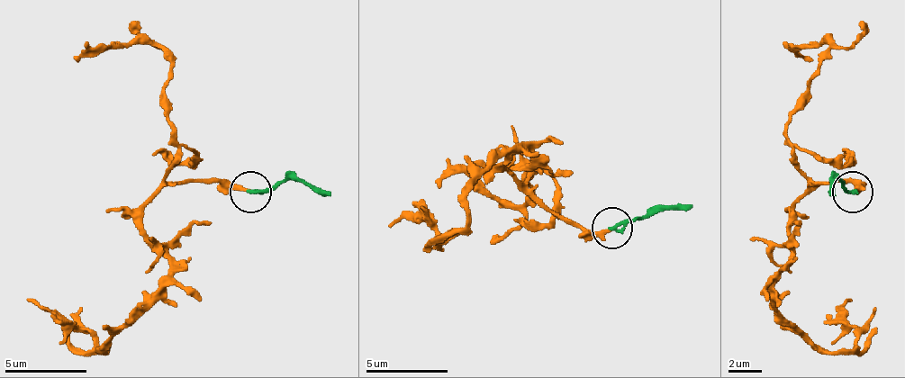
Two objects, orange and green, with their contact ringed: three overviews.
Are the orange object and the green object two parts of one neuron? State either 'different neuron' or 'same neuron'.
same neuron

